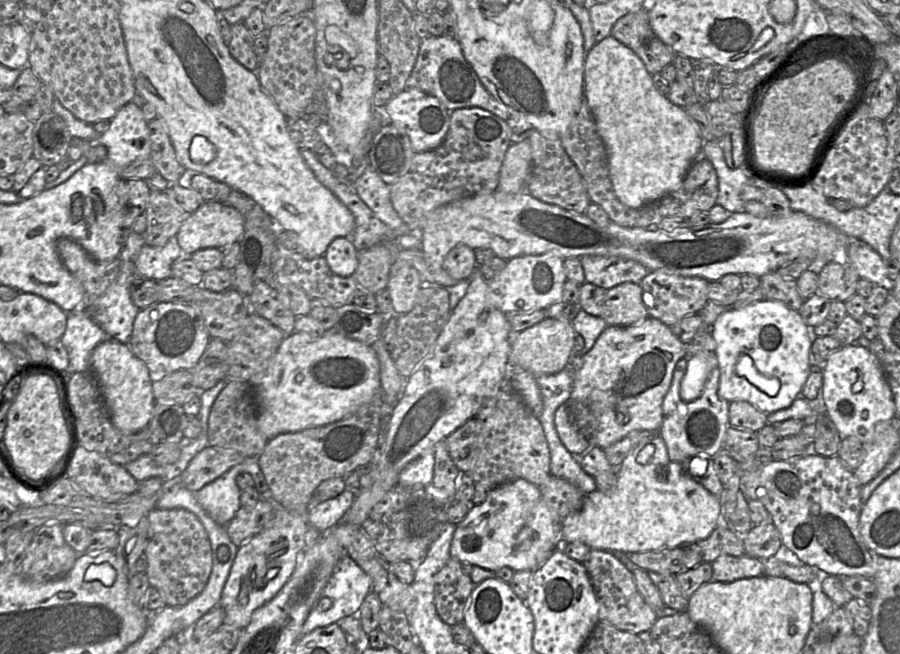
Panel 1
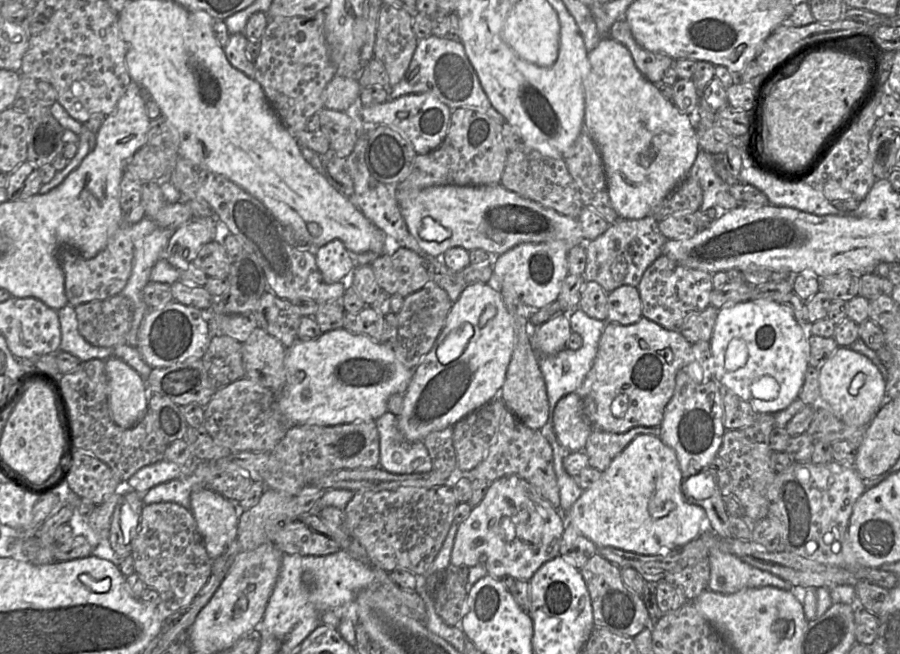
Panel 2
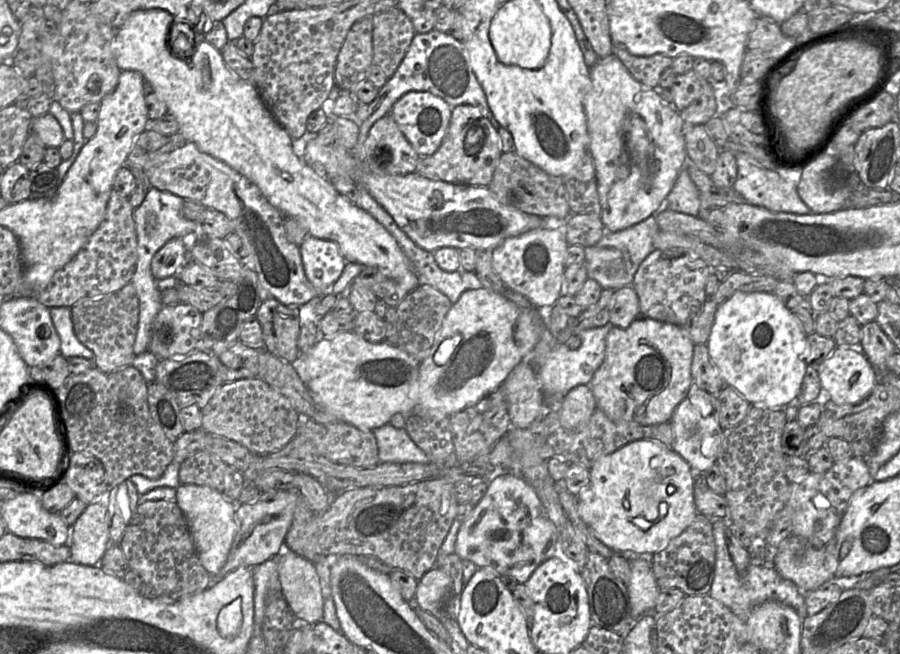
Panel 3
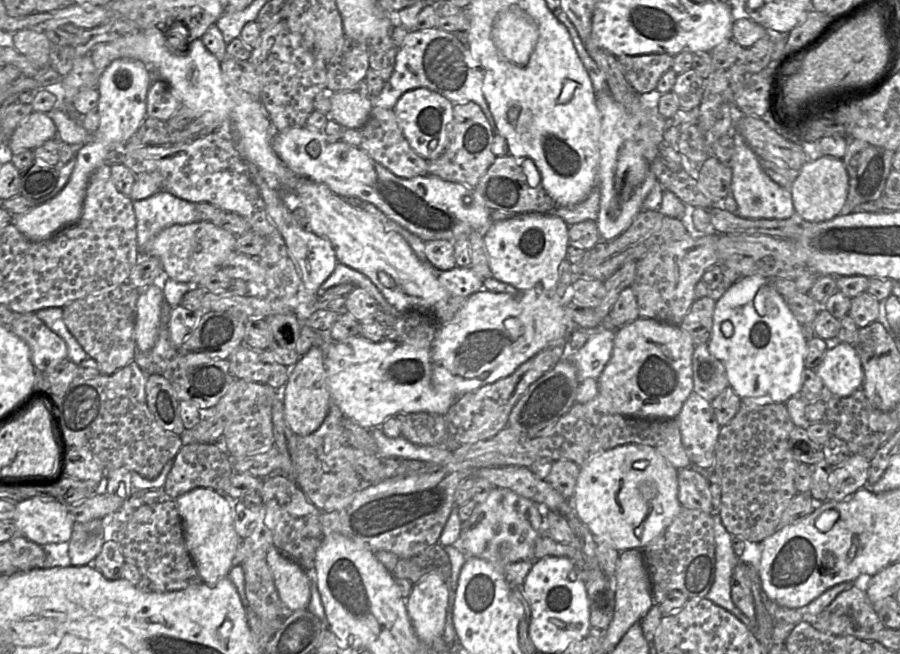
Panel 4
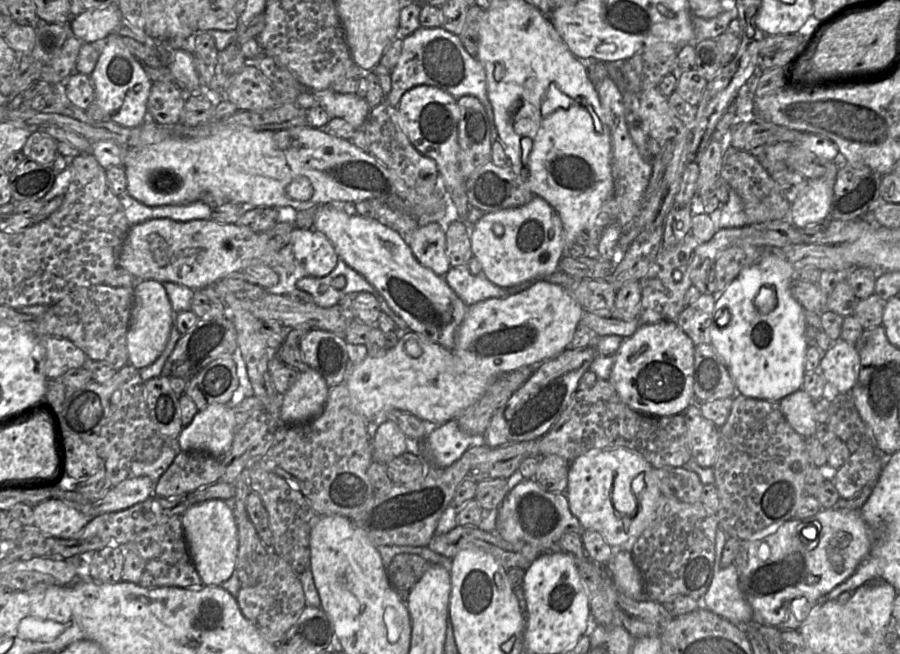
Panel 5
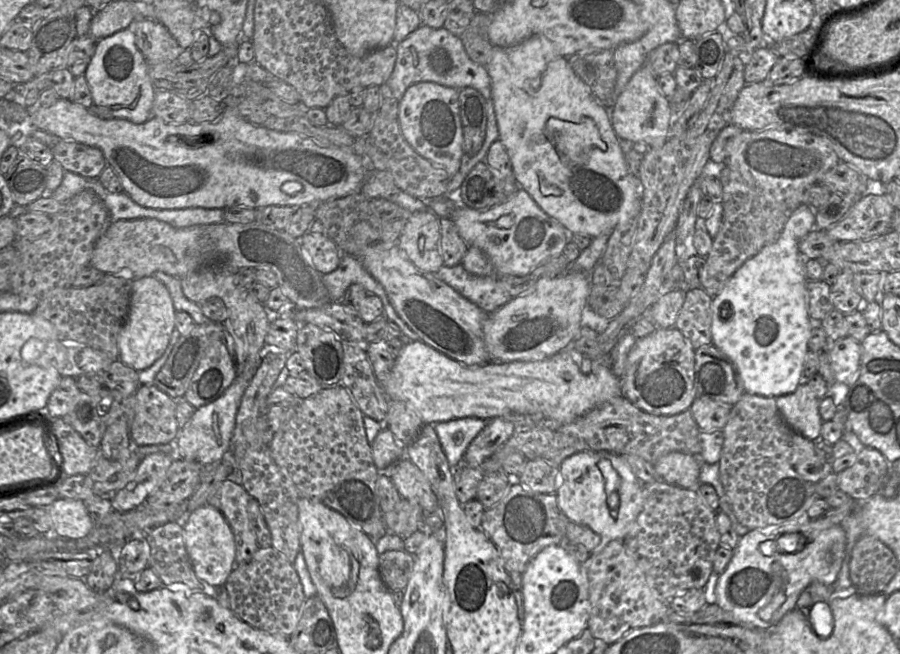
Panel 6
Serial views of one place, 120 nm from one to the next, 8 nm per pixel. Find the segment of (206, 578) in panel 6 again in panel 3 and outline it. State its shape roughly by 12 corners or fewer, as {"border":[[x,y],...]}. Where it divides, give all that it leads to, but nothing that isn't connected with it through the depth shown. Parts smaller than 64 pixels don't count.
{"border":[[180,484],[176,503],[211,577],[238,531],[235,502]]}

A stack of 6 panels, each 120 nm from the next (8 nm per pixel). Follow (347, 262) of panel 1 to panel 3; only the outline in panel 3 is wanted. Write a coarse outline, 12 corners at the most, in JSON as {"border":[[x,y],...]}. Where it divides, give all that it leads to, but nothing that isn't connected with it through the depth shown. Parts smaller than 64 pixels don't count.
{"border":[[307,236],[299,245],[305,275],[318,295],[347,263],[338,244]]}

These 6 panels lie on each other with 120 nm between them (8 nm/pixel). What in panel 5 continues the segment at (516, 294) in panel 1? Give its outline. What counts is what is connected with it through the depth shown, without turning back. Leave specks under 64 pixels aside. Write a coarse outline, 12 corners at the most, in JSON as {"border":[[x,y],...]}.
{"border":[[539,196],[470,229],[482,274],[511,288],[558,270],[563,226]]}

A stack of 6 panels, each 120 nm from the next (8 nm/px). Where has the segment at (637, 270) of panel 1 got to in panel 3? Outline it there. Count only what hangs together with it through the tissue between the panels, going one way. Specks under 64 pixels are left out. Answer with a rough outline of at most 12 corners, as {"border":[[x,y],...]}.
{"border":[[655,215],[584,248],[587,277],[630,286],[655,250]]}

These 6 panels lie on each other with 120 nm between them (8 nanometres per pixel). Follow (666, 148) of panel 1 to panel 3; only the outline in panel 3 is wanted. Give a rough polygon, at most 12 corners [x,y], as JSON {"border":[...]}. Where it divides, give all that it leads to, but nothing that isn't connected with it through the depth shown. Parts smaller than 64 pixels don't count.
{"border":[[614,54],[584,98],[605,230],[665,205],[686,124]]}

